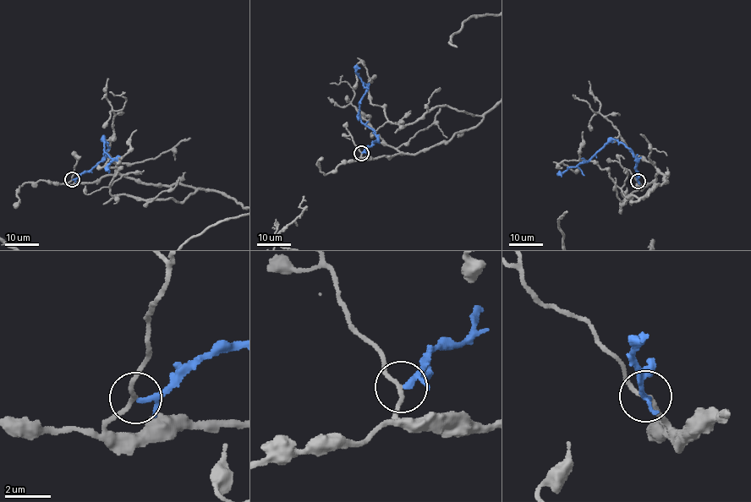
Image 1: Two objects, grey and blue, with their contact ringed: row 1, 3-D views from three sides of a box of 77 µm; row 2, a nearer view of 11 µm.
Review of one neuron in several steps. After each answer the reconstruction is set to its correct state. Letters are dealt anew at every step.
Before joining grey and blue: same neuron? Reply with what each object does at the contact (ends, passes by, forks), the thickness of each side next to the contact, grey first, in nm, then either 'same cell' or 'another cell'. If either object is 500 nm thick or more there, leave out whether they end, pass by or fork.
grey passes by | blue passes by | 180/160 nm | another cell

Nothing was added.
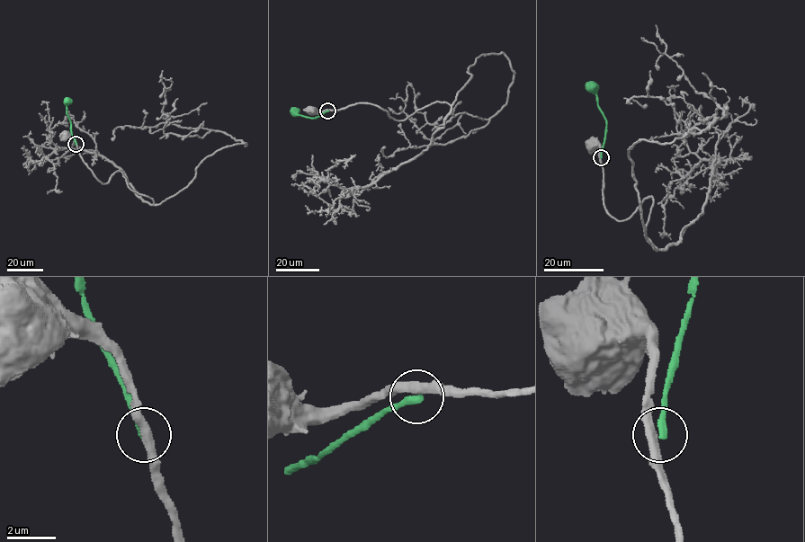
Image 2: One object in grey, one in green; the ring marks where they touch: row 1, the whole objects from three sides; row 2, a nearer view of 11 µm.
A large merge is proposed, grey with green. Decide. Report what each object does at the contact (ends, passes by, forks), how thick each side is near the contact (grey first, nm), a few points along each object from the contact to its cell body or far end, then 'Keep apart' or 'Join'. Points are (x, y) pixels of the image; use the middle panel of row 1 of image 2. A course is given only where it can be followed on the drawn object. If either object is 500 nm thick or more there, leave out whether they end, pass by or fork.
At the ring grey passes by. At the ring green ends. Thickness 360 nm (grey) against 320 nm. Course of grey: (327, 110), (311, 111). Course of green: (327, 111), (309, 118), (297, 115), (295, 111). Keep apart

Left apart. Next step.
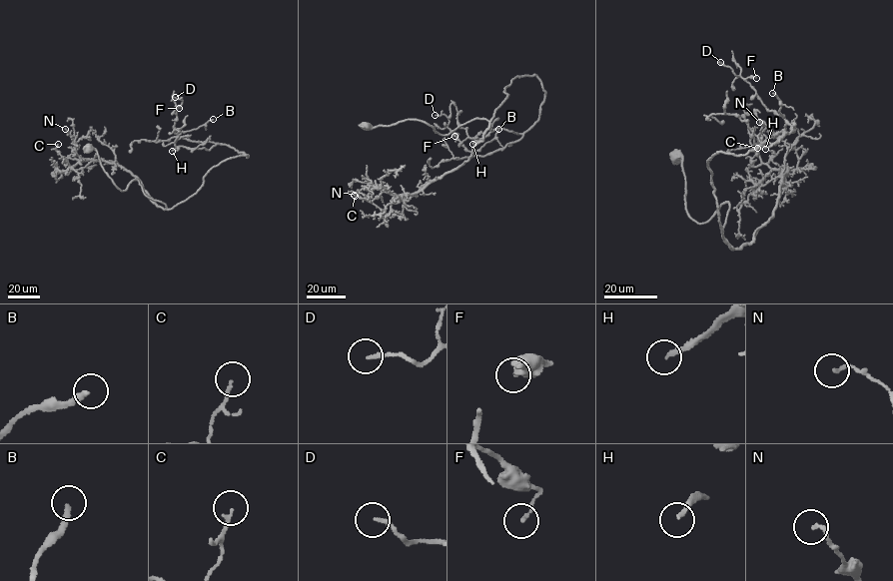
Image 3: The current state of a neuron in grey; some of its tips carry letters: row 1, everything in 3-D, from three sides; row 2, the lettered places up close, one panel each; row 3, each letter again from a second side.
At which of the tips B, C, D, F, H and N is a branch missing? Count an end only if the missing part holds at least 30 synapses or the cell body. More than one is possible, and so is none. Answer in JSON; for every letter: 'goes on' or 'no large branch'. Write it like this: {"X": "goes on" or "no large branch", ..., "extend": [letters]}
{"B": "goes on", "C": "no large branch", "D": "no large branch", "F": "no large branch", "H": "goes on", "N": "no large branch", "extend": ["B", "H"]}

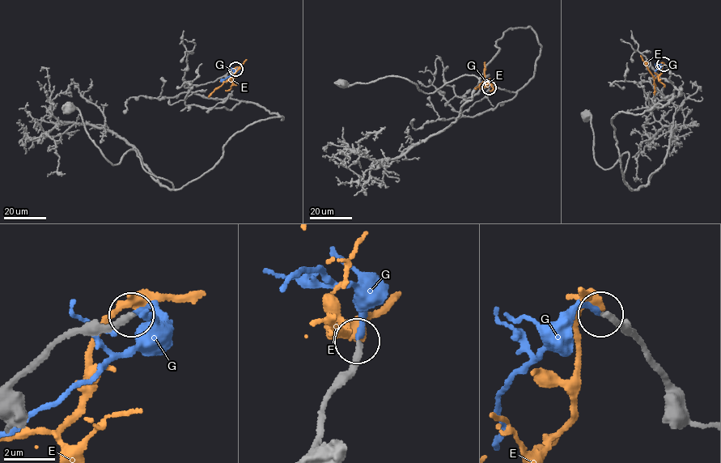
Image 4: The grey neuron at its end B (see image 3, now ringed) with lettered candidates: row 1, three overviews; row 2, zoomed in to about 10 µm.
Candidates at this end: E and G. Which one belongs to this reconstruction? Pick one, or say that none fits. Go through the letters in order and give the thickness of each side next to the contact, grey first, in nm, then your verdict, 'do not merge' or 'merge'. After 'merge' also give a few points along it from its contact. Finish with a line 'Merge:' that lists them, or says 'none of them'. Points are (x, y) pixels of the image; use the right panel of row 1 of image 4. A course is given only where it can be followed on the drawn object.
E: 220 nm thick on the grey side, 300 nm on the other; do not merge
G: 240 nm thick on the grey side, 200 nm on the other; merge; it runs (663, 64), (655, 72), (655, 77)
Merge: G

